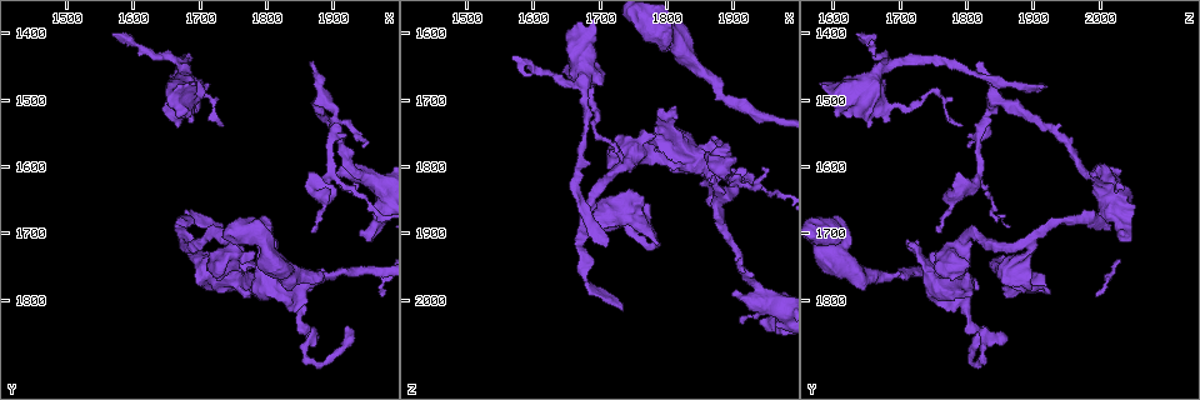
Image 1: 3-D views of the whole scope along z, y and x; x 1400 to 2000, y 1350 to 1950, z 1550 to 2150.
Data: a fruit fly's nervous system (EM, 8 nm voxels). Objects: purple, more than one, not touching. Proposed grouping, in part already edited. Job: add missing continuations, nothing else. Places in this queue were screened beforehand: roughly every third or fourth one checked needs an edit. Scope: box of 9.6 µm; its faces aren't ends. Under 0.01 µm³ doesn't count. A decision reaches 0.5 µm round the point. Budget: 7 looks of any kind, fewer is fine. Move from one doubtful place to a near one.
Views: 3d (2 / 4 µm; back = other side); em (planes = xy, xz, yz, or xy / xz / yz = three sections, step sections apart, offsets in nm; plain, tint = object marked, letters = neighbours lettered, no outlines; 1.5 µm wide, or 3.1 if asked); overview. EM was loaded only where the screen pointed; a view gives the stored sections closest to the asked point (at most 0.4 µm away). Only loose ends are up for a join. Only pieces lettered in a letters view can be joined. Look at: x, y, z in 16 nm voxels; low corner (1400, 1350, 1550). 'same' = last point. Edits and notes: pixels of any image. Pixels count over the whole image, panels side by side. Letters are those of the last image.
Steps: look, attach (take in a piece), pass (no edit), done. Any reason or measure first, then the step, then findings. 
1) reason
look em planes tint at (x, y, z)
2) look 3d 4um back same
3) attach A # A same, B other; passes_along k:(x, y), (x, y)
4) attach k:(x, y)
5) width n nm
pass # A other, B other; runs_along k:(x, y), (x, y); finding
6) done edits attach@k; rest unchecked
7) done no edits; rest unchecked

thin end
look 3d 4um back at (1870, 1445, 1820)

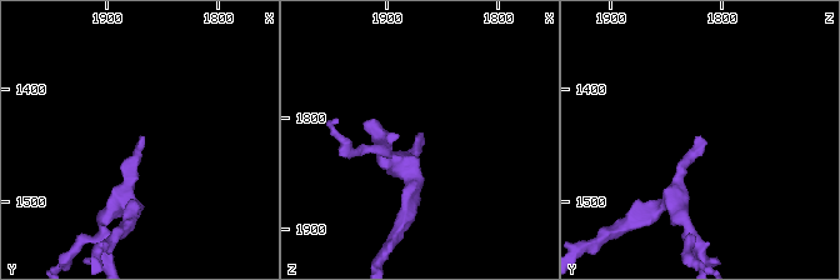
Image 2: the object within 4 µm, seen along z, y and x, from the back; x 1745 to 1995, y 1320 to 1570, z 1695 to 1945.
need the tissue
look em xy step 4 letters at (1866, 1442, 1822)

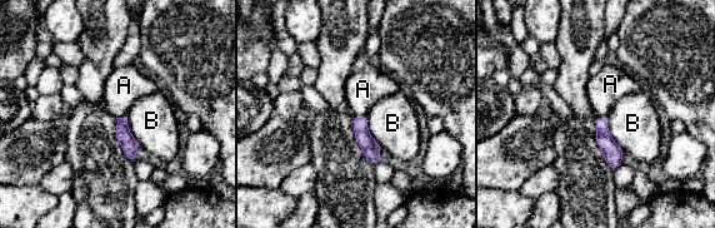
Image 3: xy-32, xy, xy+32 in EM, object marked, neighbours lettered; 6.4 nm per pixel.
look em yz step 8 letters same

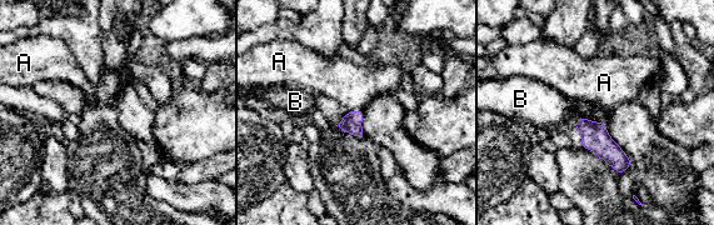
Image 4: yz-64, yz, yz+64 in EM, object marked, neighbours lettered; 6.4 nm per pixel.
pass # A other, B other; no lettered piece goes on from it

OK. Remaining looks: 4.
branch stops here
look em xz step 4 letters at (1710, 1480, 1925)

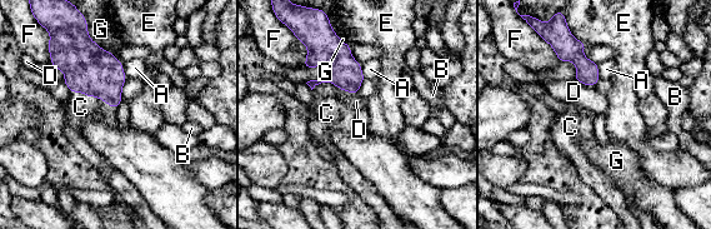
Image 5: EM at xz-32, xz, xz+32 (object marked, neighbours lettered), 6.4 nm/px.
another direction
look em planes letters same

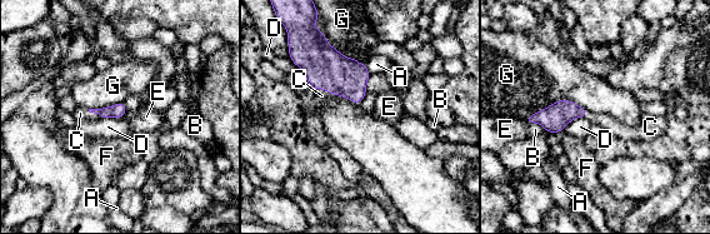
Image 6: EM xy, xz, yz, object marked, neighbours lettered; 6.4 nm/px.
attach C # A other, B other, C same, D other, E other, F other, G other; passes_along 6:(324, 66), (325, 90), (321, 95); it goes on there

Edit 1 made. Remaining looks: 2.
done edits attach@6; rest unchecked

